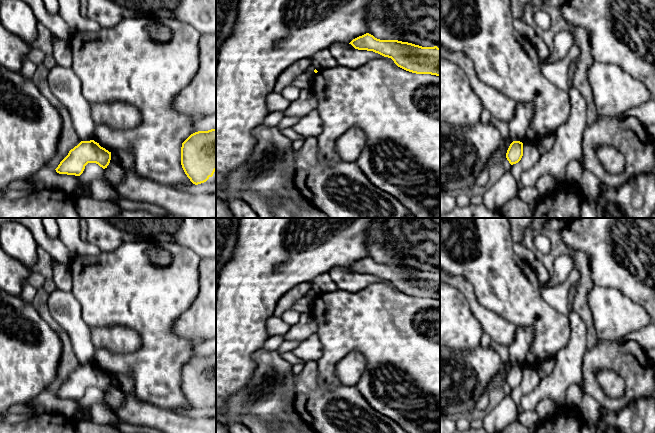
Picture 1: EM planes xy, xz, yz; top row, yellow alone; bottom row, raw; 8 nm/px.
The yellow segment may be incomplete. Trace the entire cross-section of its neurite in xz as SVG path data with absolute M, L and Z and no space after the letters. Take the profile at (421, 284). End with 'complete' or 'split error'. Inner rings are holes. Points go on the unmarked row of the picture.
M369 257L353 263L349 268L355 273L391 282L406 295L440 300L440 272L437 270L422 271L398 264L380 264Z; complete

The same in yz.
M513 365L506 377L506 382L511 389L518 387L523 380L523 367L520 365Z; complete

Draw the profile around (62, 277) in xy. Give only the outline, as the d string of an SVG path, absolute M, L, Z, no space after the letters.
M54 260L52 277L56 287L71 292L73 281L69 265Z

